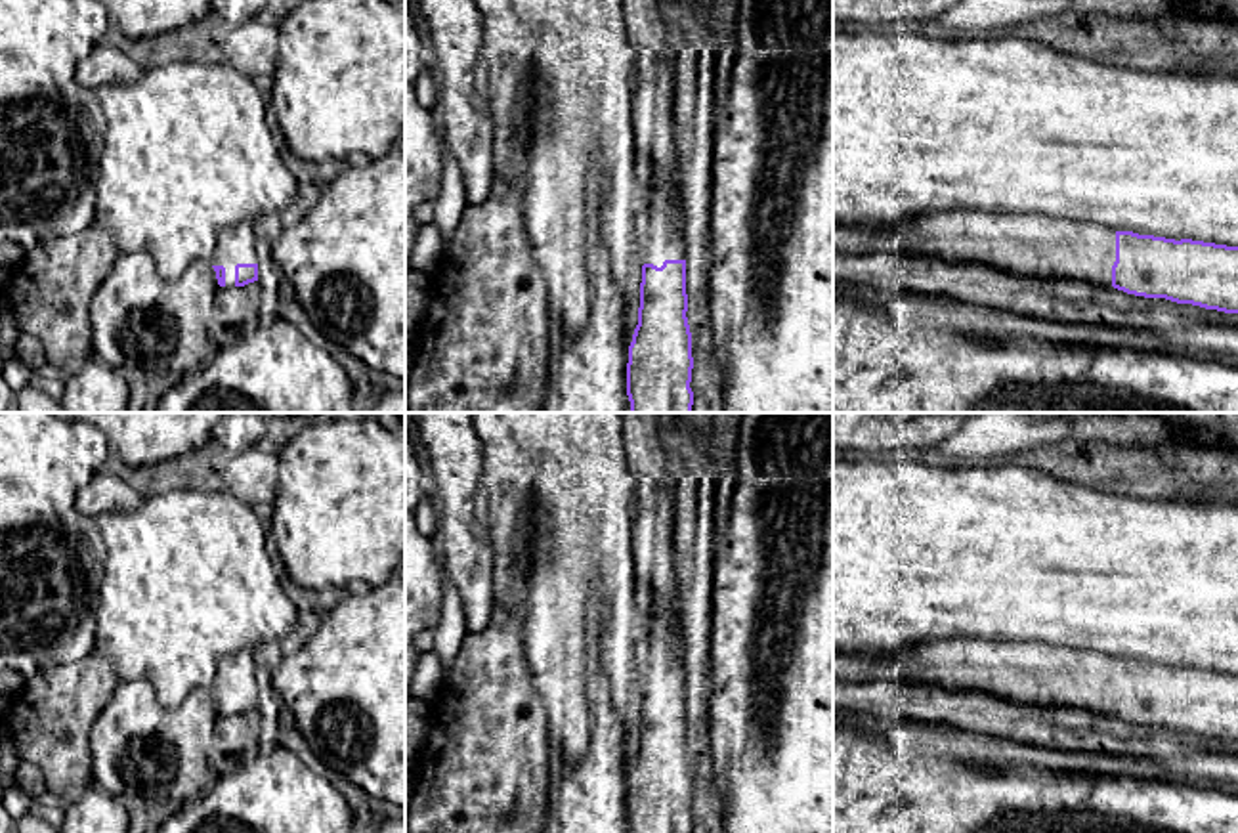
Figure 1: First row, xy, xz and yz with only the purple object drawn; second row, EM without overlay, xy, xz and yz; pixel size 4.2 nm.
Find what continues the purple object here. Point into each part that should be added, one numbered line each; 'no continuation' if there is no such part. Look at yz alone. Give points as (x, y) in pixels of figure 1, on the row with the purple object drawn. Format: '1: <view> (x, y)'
1: yz (1026, 245)

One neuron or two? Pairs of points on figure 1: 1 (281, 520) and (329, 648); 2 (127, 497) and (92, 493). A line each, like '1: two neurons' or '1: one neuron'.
1: two neurons
2: one neuron

